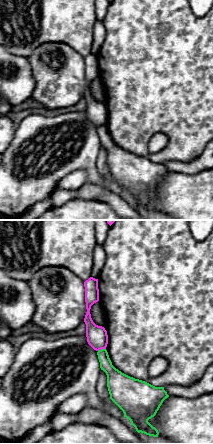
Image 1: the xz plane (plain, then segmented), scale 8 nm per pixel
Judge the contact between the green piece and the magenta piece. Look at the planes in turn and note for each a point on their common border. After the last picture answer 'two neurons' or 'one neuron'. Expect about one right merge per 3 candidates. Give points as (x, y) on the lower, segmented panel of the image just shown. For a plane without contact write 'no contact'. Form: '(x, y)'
(101, 349)

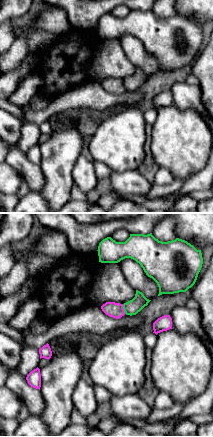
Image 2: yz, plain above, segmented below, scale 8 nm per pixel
(123, 308)

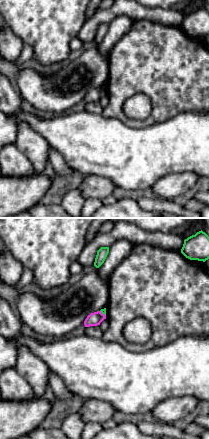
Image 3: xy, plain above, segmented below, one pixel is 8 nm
(102, 313)

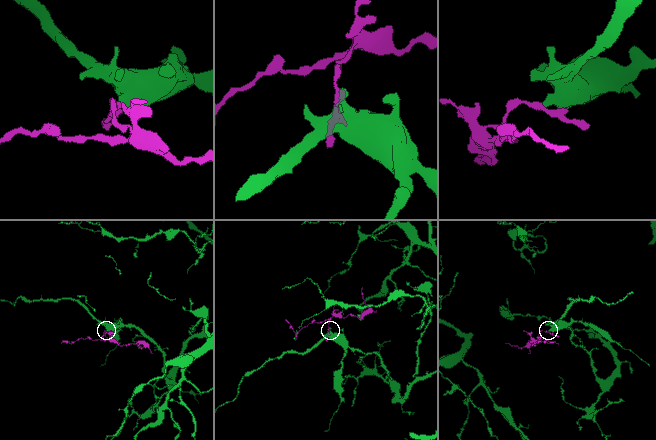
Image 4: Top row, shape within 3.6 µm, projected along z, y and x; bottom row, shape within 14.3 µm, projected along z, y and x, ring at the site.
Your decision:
two neurons

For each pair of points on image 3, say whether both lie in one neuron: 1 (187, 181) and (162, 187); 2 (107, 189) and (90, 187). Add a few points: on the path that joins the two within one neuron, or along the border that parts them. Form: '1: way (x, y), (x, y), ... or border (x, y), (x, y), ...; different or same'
1: way (181, 182), (168, 187); same
2: way (103, 187), (94, 187); same

